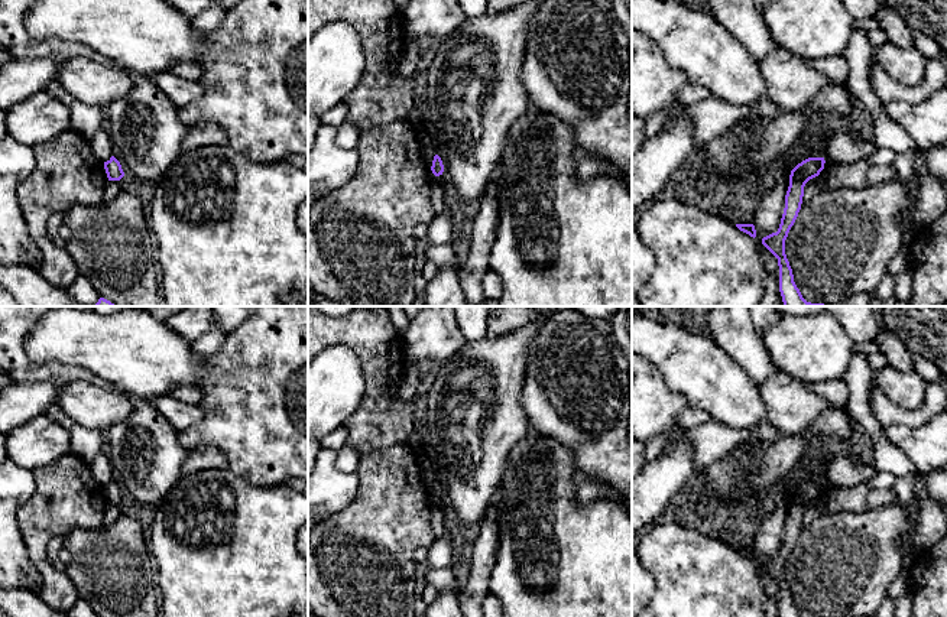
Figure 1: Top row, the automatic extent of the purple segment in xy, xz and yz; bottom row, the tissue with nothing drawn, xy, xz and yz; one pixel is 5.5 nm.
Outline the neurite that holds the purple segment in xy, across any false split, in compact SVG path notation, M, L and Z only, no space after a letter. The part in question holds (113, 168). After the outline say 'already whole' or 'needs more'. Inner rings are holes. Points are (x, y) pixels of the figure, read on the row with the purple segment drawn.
M114 156L104 162L104 169L108 181L120 181L124 176L121 165Z | already whole

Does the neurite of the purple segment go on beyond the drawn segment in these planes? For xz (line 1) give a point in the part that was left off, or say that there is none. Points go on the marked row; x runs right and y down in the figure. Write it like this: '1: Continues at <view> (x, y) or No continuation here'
1: No continuation here

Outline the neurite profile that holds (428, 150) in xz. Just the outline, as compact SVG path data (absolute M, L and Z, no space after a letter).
M424 136L424 137L422 137L421 149L422 149L424 163L425 163L425 166L431 171L432 160L434 160L434 156L435 156L437 153L435 153L435 147L434 147L432 140L431 140L428 136Z

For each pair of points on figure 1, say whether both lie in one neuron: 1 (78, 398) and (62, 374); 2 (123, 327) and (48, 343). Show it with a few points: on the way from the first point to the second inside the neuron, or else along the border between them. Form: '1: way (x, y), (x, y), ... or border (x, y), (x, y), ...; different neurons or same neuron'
1: border (64, 385), (86, 382), (97, 383), (101, 387); different neurons
2: way (104, 338), (67, 338); same neuron

